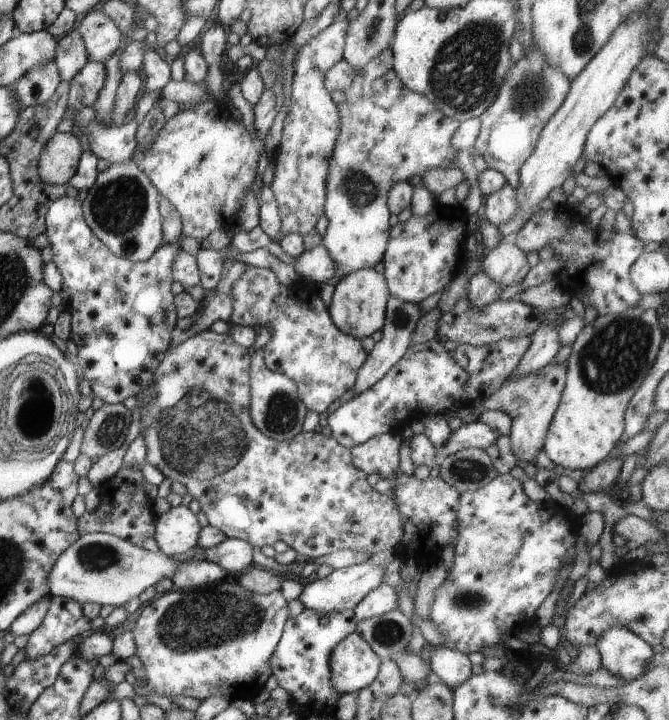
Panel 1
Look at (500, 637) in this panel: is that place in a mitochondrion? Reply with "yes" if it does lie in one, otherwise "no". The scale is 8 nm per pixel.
no

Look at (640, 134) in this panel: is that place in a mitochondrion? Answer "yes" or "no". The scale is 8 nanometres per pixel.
no

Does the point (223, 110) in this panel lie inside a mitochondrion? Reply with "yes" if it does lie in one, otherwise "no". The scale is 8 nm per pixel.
no

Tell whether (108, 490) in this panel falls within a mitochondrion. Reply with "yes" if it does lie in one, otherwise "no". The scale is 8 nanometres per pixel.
no

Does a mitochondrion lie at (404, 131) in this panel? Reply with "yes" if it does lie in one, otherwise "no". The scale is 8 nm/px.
no

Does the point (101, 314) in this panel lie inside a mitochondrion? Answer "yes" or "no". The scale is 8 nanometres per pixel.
no

